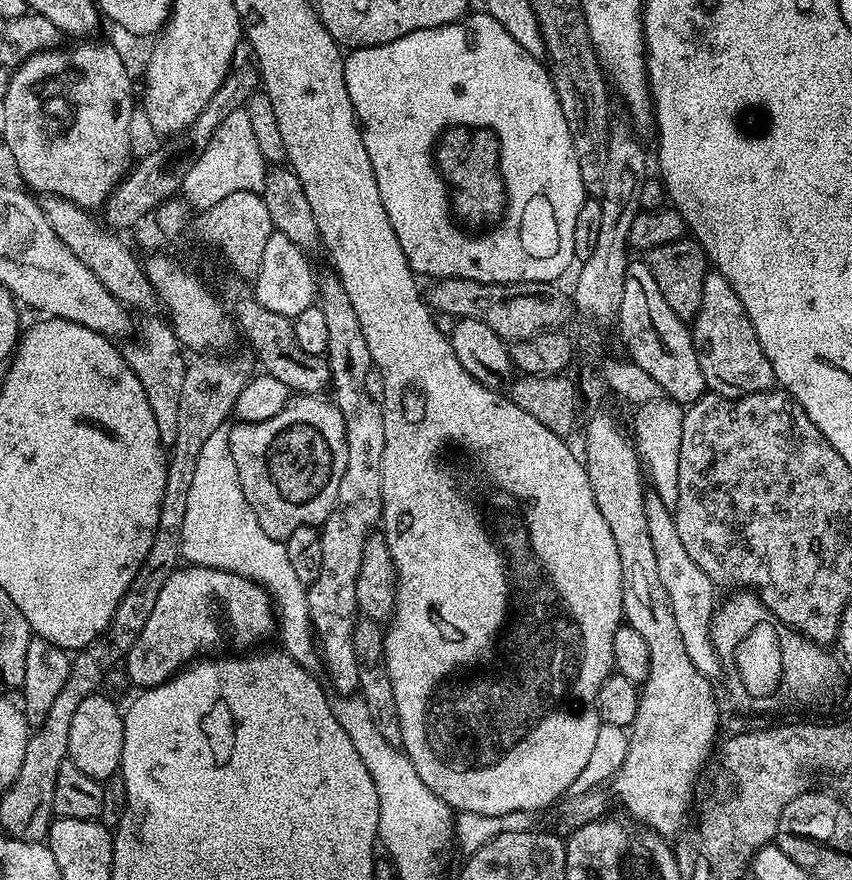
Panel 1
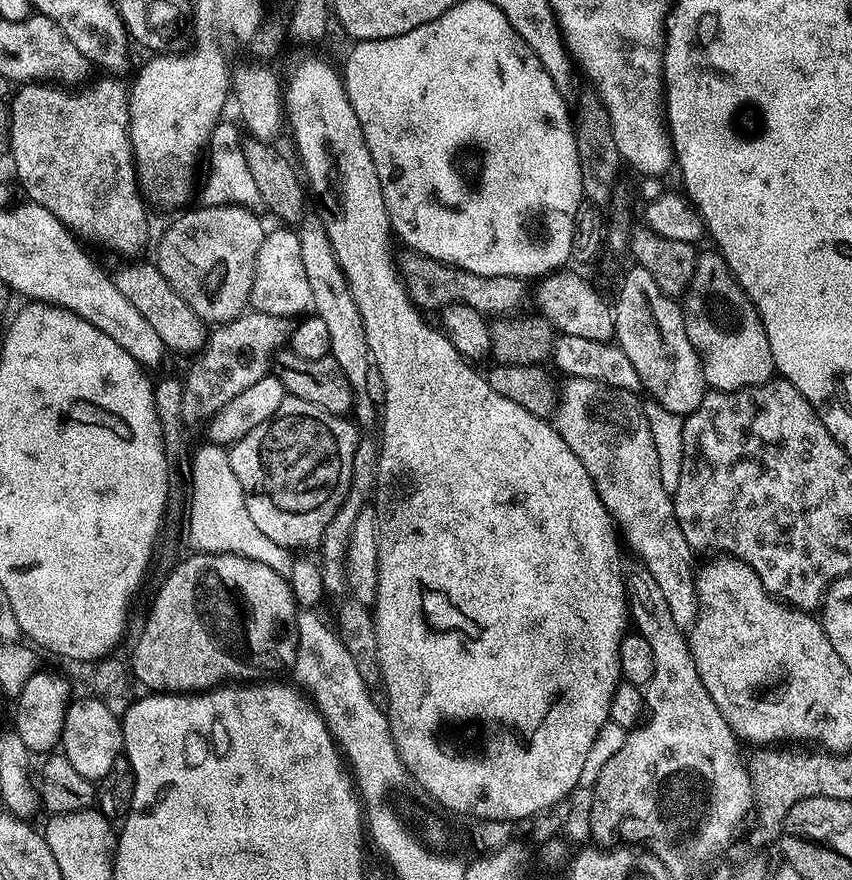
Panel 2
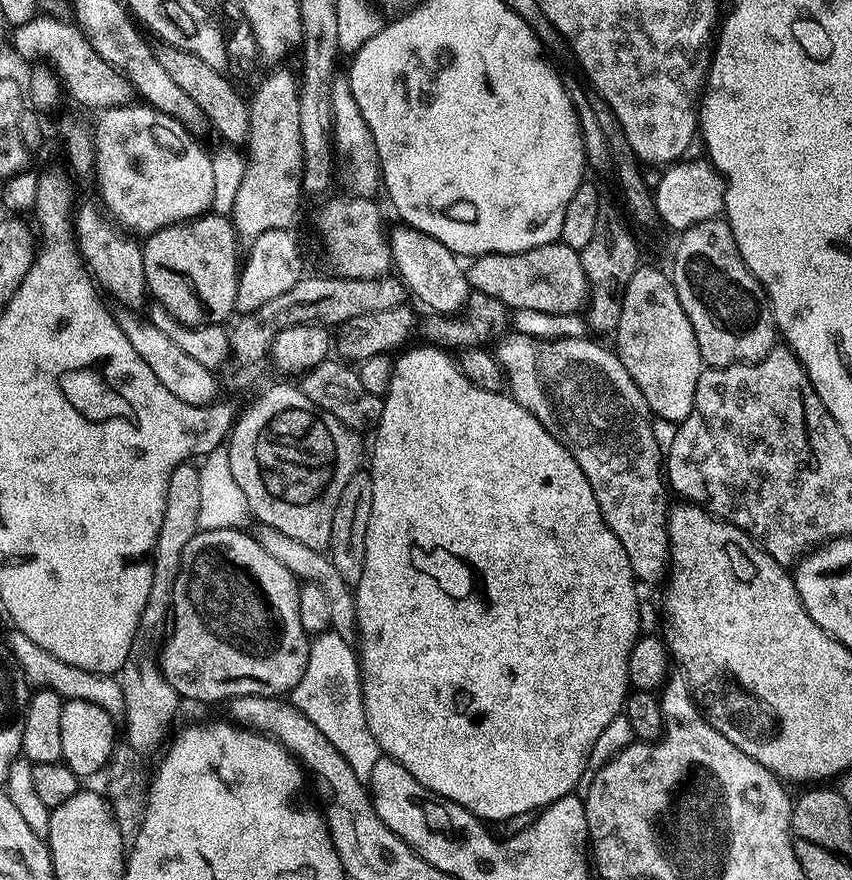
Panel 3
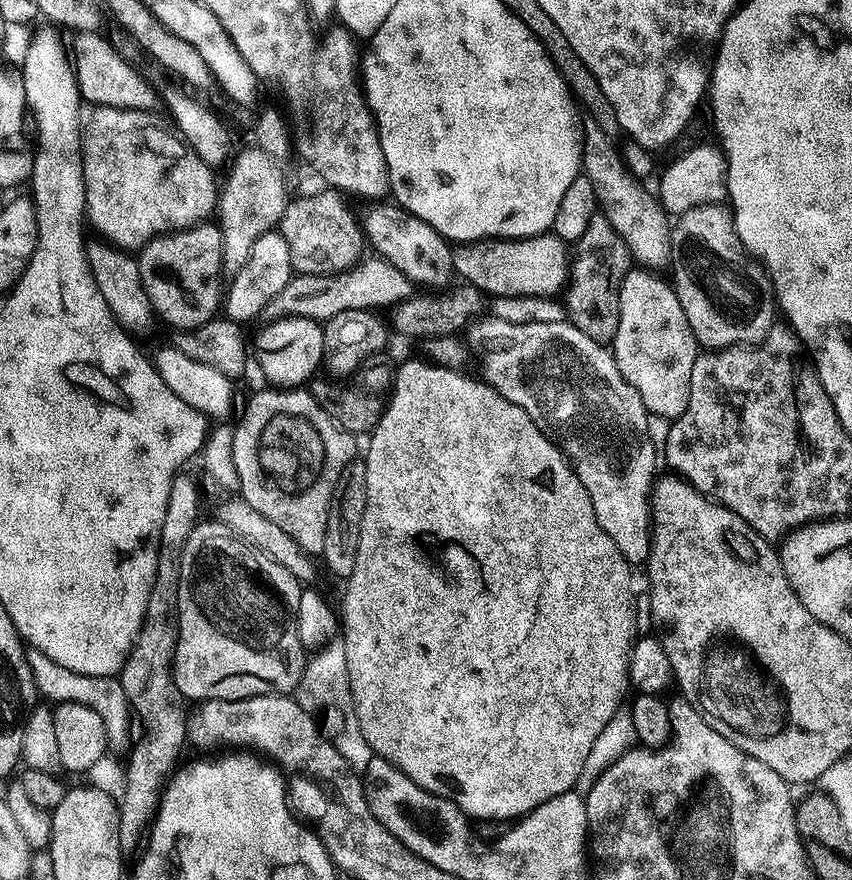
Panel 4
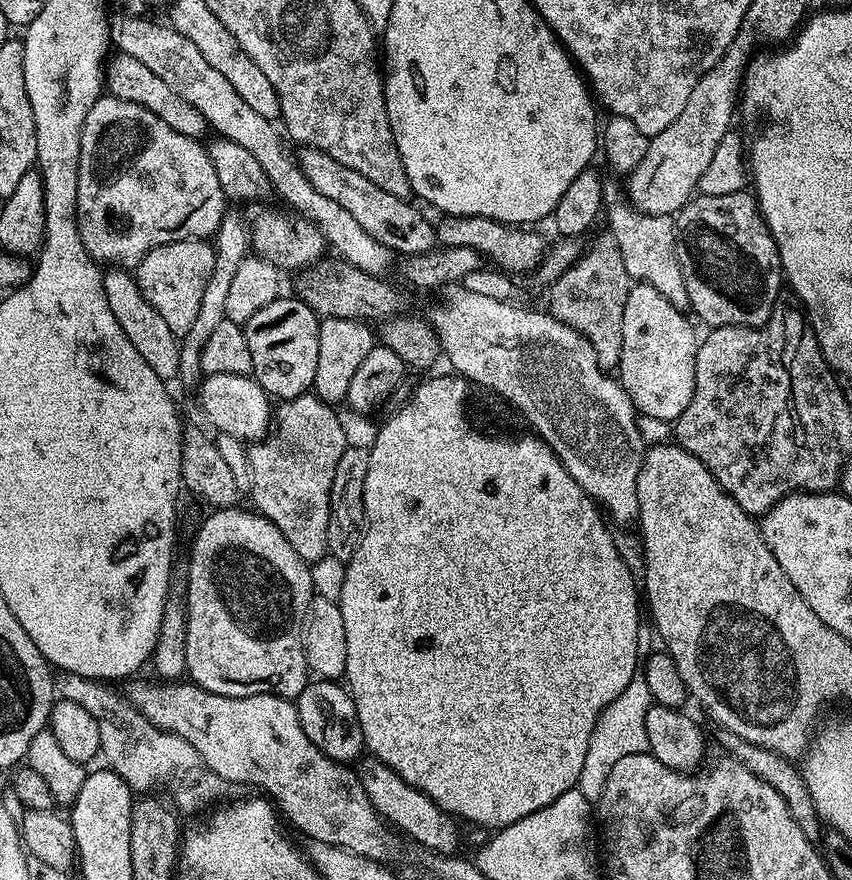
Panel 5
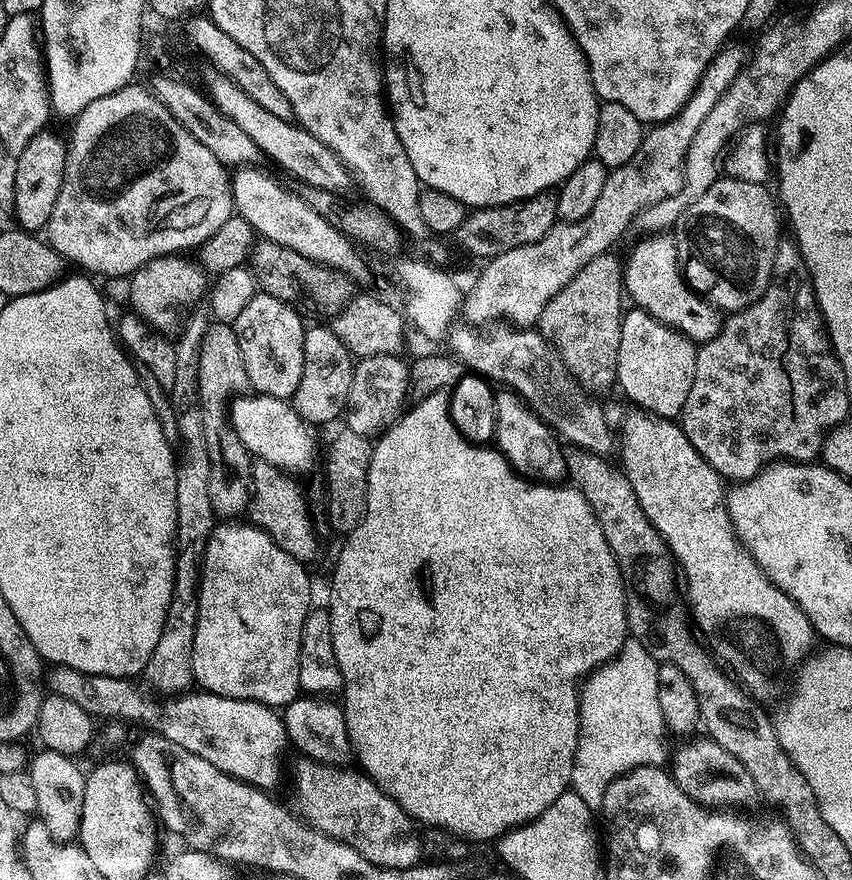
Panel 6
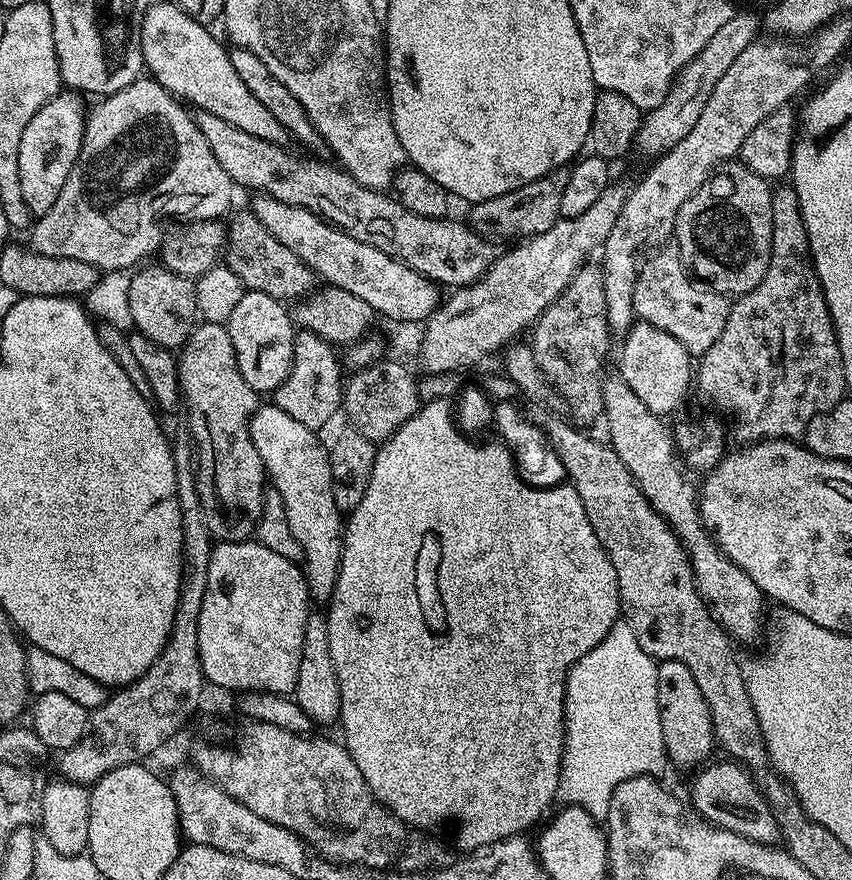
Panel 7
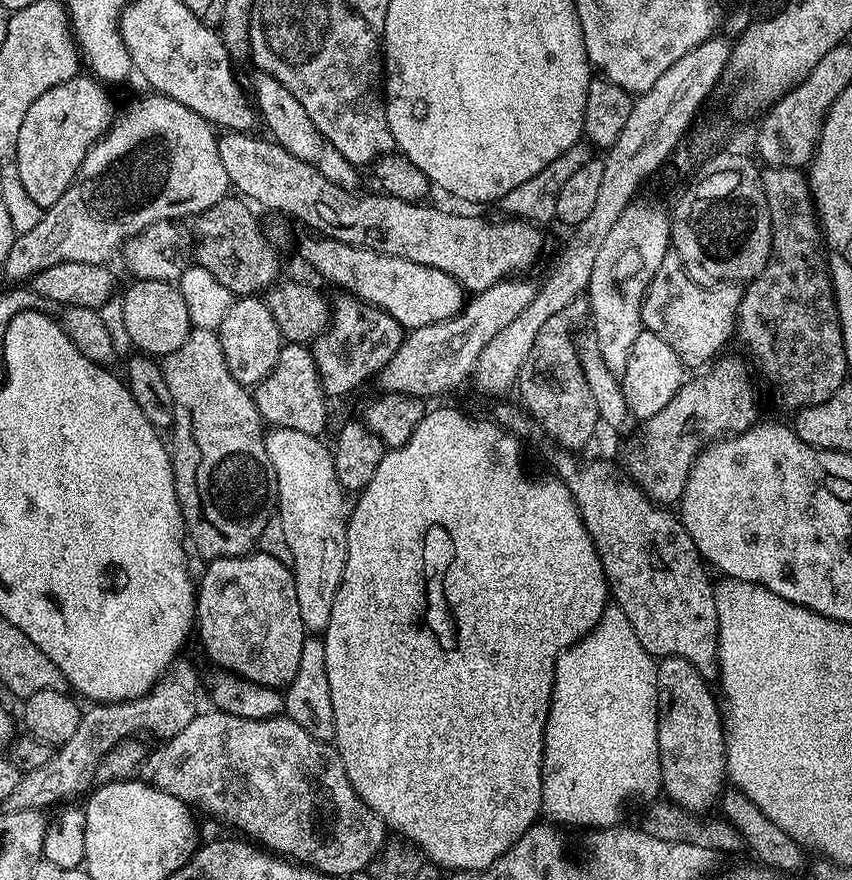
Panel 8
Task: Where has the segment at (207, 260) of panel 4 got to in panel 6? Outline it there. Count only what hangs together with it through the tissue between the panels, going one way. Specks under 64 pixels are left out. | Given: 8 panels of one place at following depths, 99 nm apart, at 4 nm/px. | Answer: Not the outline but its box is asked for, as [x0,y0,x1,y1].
[128,254,210,334]

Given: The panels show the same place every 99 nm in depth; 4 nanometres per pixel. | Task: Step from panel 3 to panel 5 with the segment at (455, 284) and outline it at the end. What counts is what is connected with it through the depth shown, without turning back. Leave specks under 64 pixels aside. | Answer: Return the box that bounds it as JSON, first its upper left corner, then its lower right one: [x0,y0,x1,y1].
[298,147,436,258]

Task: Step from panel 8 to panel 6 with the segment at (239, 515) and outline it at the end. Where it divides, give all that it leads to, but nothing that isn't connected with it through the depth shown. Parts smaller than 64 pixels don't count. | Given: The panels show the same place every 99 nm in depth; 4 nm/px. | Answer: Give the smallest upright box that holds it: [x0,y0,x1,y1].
[198,322,253,518]

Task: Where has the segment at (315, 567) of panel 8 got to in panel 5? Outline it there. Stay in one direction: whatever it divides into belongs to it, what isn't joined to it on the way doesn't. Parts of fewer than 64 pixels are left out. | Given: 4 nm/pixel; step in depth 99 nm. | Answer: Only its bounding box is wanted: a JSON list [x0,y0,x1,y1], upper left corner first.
[198,374,274,442]

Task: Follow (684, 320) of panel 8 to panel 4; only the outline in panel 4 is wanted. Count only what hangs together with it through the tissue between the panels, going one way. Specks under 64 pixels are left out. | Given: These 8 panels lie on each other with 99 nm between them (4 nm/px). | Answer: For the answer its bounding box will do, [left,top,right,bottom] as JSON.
[580,119,674,270]

